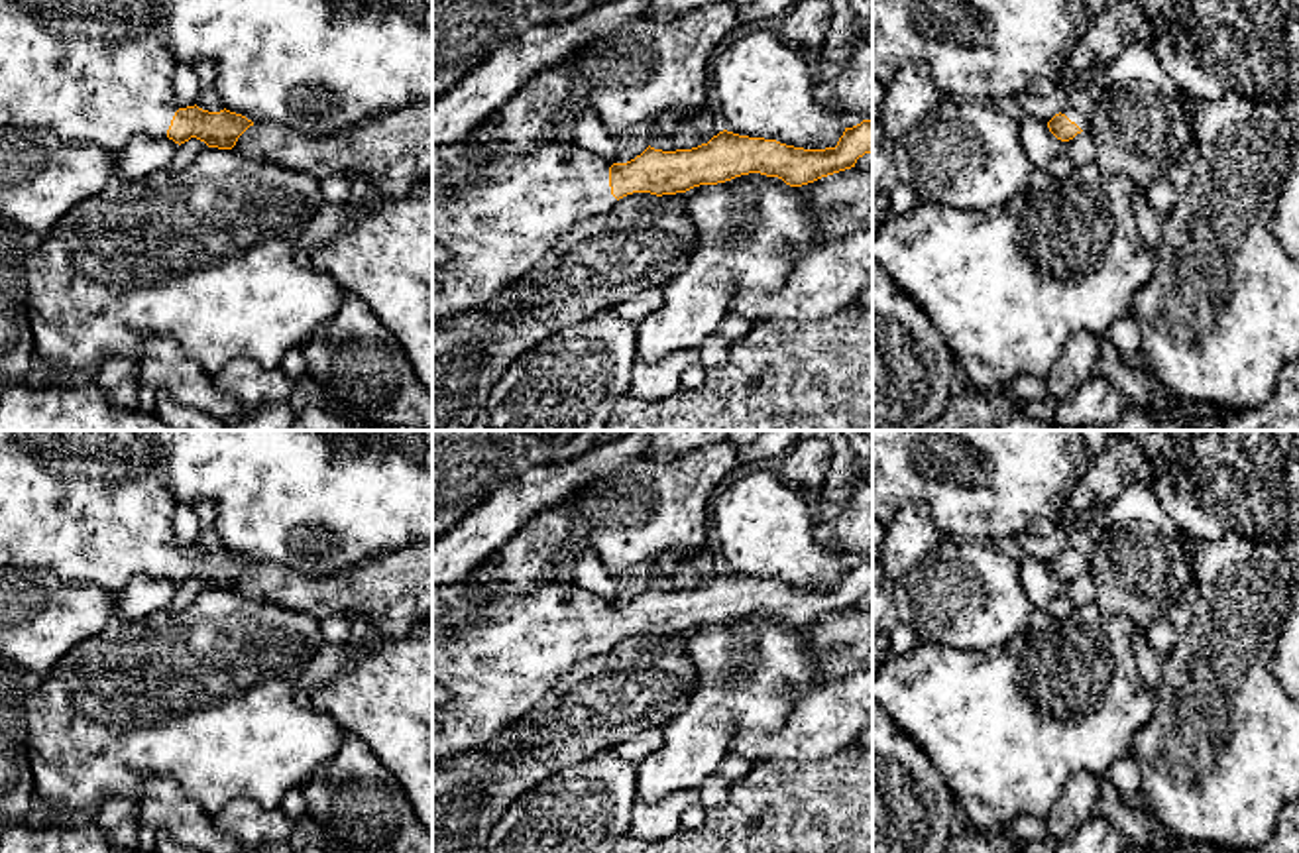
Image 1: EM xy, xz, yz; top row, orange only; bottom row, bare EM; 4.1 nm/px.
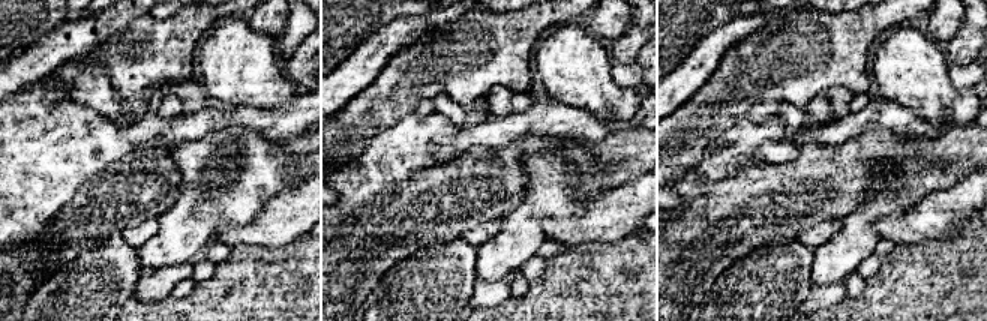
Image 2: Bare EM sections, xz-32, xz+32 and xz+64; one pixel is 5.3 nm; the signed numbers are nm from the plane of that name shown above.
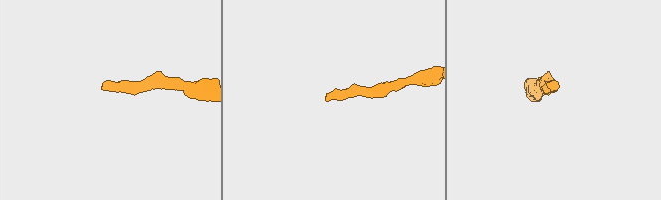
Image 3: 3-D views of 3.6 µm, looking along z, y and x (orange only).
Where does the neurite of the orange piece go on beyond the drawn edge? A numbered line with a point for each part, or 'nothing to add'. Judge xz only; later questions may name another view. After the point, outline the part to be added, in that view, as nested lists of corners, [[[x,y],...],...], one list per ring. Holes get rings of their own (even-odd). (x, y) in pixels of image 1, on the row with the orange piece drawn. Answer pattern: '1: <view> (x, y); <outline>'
1: xz (496, 217); [[[470,136],[462,138],[460,142],[432,145],[432,240],[448,254],[444,263],[432,265],[432,330],[438,328],[444,320],[456,318],[462,313],[480,311],[505,287],[513,285],[523,273],[537,265],[546,248],[556,242],[572,224],[605,212],[617,202],[609,187],[611,165],[597,153],[582,149],[576,143],[544,142],[533,145],[529,153],[517,153],[505,147],[499,138],[493,138],[480,147],[478,155],[480,157],[474,159],[470,153]]]

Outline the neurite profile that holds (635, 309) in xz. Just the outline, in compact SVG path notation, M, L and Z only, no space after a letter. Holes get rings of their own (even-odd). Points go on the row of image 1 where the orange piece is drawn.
M652 287L623 303L615 303L611 309L619 318L635 326L637 322L658 311L662 303L664 303L662 287Z

